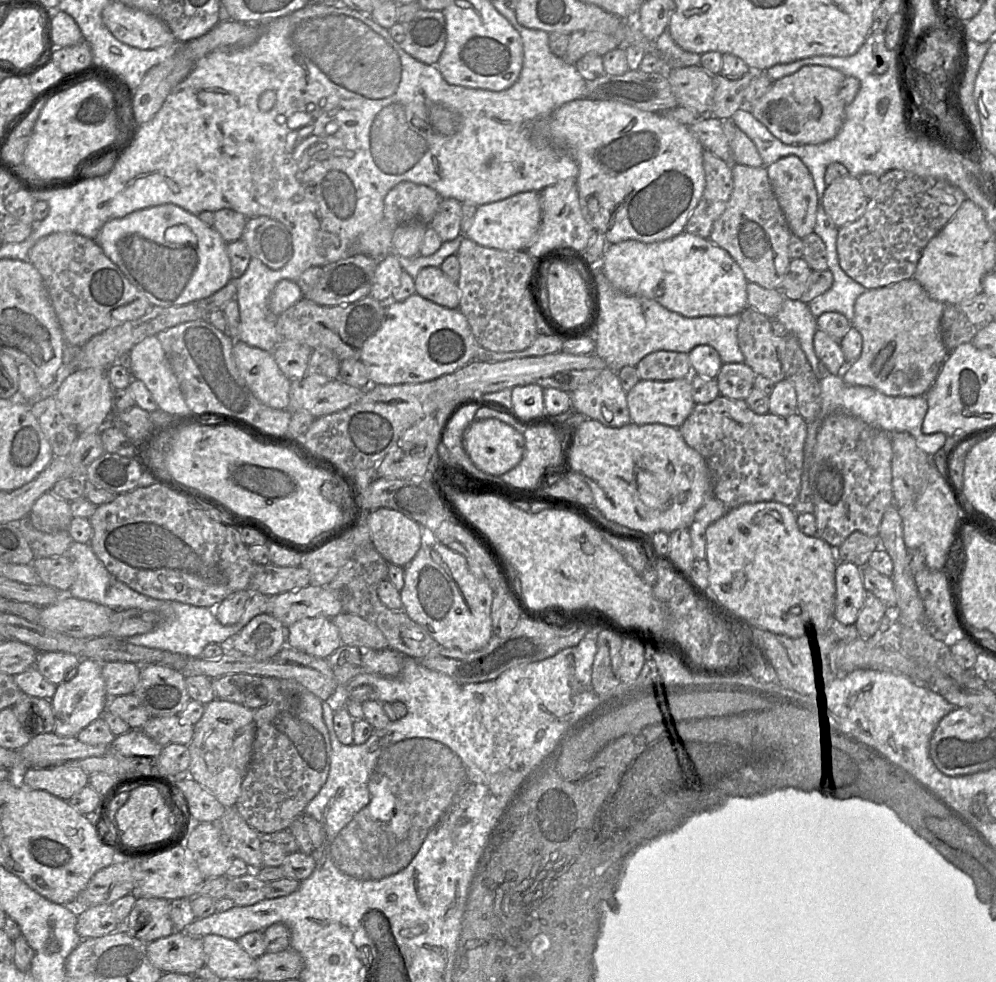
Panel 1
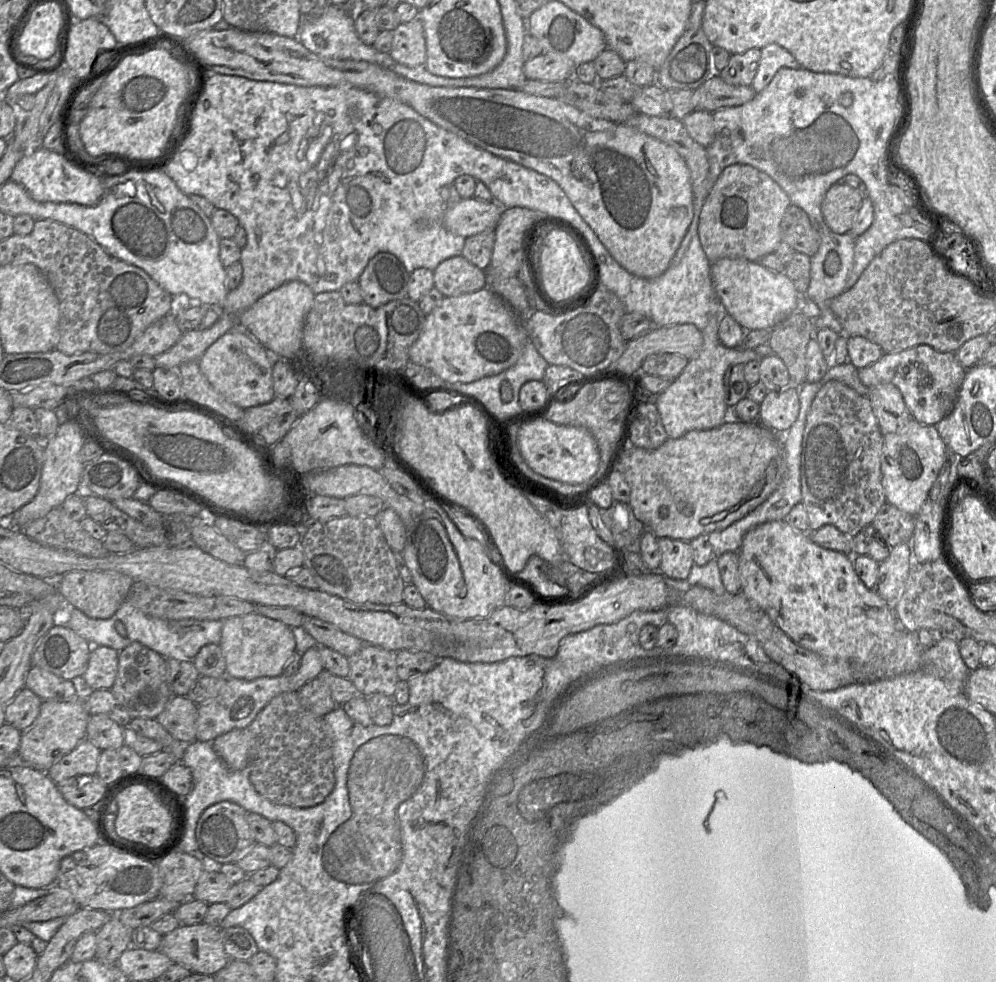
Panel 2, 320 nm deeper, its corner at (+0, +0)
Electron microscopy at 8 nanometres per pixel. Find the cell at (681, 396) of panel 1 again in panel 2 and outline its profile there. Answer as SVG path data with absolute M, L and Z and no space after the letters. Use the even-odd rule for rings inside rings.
M716 296L709 312L709 321L701 330L703 345L699 354L688 361L687 366L674 382L655 397L655 405L662 424L670 439L677 439L693 430L709 430L719 427L730 418L730 408L725 401L724 375L729 367L760 360L755 350L726 348L718 338L718 329L727 314L724 306Z

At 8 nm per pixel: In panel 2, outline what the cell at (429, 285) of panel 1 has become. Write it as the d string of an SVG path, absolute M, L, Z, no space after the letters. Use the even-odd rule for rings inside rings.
M462 255L442 261L433 271L434 287L444 297L472 293L486 287L486 272Z

